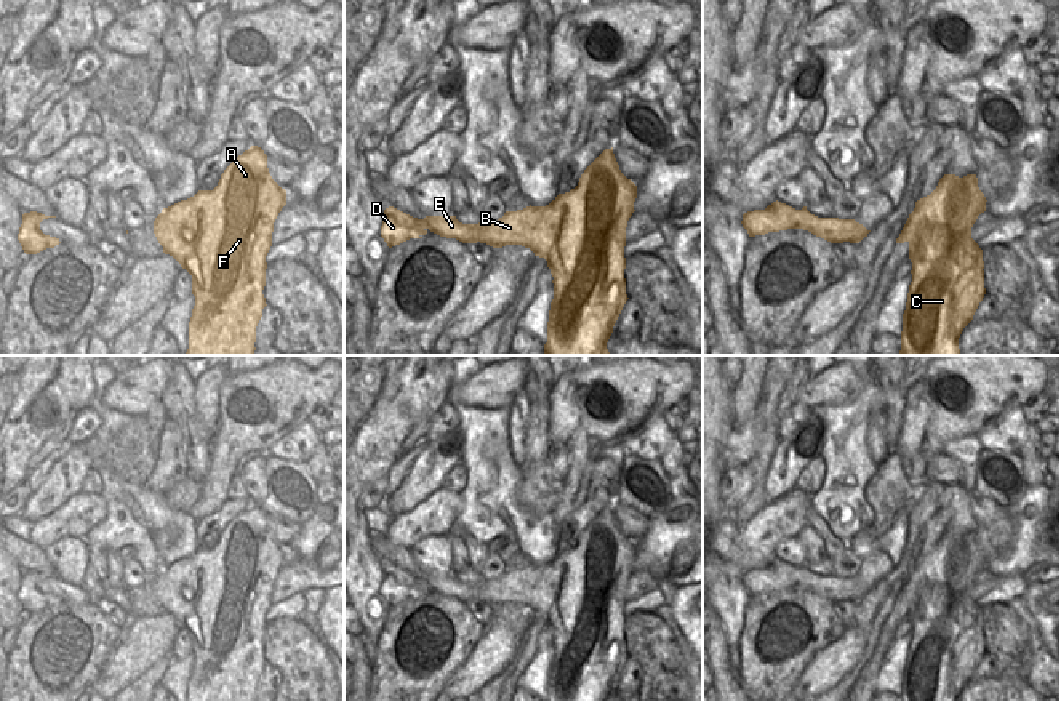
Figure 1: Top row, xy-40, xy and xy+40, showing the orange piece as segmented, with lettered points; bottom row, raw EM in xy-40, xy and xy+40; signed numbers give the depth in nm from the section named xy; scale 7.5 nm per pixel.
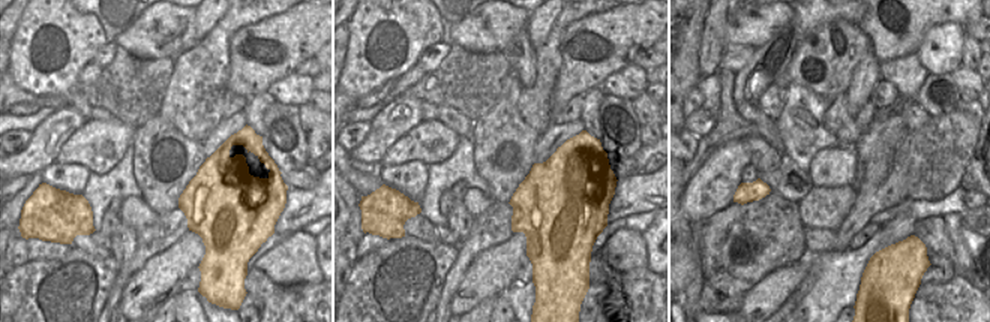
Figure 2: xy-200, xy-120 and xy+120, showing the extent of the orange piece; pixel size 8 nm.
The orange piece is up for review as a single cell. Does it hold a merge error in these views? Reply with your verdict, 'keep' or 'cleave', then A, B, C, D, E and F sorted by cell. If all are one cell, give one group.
keep; groups A B C D E F

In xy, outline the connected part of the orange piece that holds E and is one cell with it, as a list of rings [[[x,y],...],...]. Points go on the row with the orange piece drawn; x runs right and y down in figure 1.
[[[605,149],[581,174],[575,189],[559,194],[546,206],[506,211],[494,222],[462,224],[456,216],[413,218],[394,206],[384,210],[381,237],[389,248],[410,238],[422,238],[429,230],[462,243],[486,243],[493,248],[522,245],[544,258],[554,277],[554,299],[547,322],[546,355],[610,355],[607,342],[629,299],[626,294],[626,227],[632,216],[637,186],[627,179]]]

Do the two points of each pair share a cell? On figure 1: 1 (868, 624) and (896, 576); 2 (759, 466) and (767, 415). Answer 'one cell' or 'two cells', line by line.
1: one cell
2: one cell

